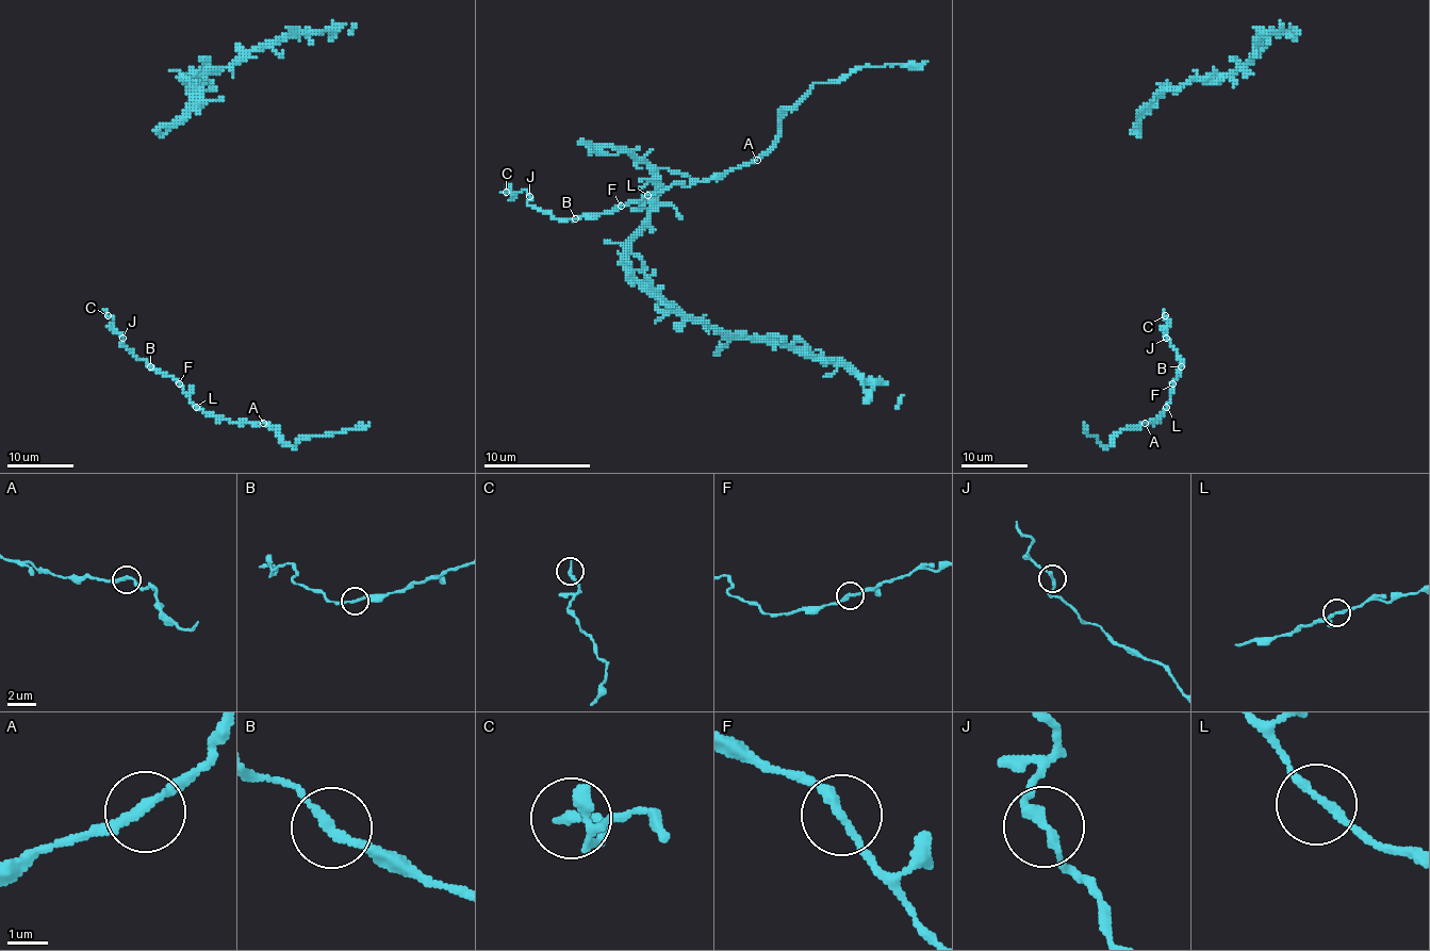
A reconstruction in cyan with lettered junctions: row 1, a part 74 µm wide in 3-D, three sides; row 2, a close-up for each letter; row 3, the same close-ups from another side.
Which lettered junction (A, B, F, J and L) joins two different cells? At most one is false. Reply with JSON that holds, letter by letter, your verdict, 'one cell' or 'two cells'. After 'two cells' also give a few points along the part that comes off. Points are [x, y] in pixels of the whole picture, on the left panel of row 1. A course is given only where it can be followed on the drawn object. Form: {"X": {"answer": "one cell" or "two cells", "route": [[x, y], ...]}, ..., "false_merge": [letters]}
{"A": {"answer": "one cell"}, "B": {"answer": "one cell"}, "F": {"answer": "one cell"}, "J": {"answer": "one cell"}, "L": {"answer": "one cell"}, "false_merge": []}

